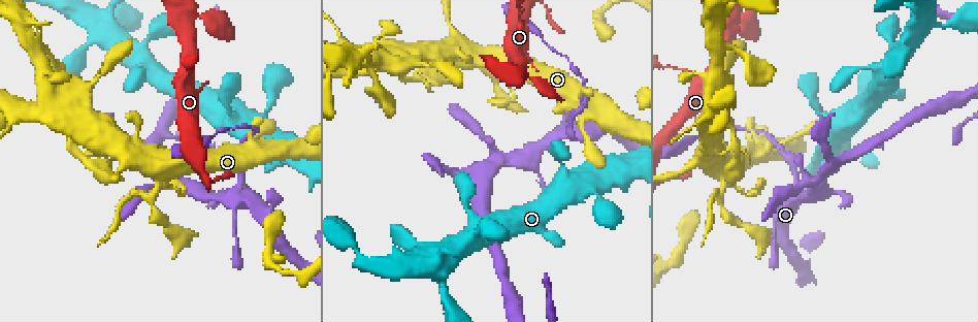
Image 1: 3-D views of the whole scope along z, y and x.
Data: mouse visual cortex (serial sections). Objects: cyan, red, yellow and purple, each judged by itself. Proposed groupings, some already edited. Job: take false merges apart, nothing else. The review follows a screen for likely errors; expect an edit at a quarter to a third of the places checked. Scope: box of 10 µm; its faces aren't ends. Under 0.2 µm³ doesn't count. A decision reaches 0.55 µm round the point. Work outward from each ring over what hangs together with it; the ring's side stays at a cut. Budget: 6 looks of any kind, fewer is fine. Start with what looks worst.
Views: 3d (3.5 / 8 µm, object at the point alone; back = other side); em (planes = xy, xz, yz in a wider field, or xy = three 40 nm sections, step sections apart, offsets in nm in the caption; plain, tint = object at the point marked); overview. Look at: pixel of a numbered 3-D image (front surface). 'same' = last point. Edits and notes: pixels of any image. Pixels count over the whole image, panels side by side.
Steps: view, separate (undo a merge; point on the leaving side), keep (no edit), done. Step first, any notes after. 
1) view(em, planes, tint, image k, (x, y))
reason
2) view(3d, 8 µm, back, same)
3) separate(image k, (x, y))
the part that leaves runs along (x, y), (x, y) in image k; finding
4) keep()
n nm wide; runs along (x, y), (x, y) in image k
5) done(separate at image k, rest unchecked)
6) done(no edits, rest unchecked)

view(3d, 3.5 µm, image 1, (241, 184))
a narrow waist

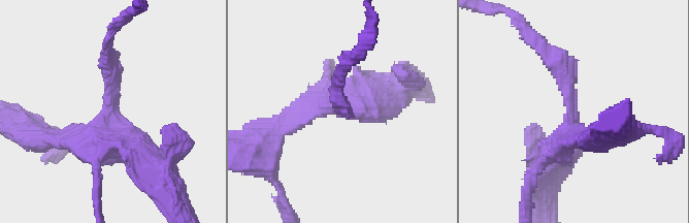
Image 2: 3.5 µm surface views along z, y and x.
view(em, xy, step 3, tint, image 2, (573, 117))
arms of 250, 400 nm; shape alone is not enough

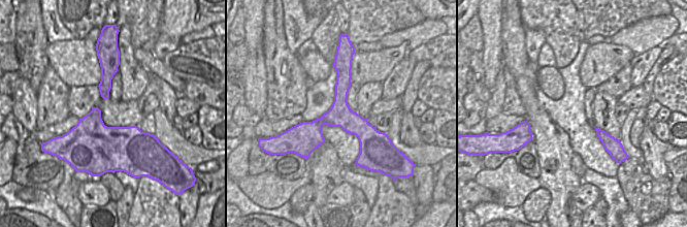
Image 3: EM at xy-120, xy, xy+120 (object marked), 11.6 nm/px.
keep()
280 nm wide; runs along (348, 68), (314, 147) in image 3; all the same cell

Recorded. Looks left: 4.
view(3d, 3.5 µm, image 1, (520, 26))
abrupt turn

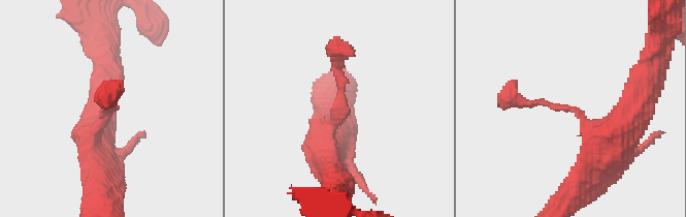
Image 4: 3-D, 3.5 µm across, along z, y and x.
view(em, xy, step 2, plain, image 4, (568, 107))
arms of 150, 450 nm

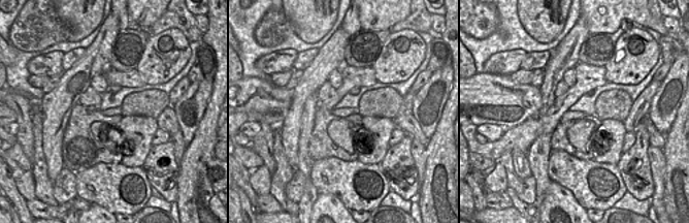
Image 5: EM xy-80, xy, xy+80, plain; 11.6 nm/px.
view(em, xy, step 2, tint, same)

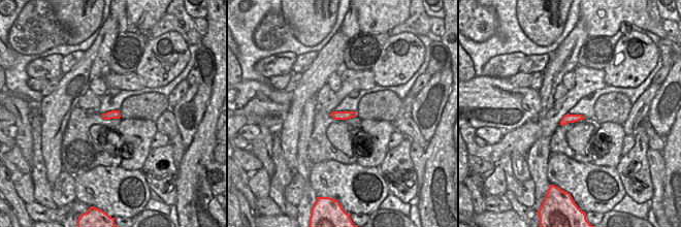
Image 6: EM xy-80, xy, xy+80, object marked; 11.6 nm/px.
keep()
continuous, no second cell

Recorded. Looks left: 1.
done(no edits, rest unchecked)

